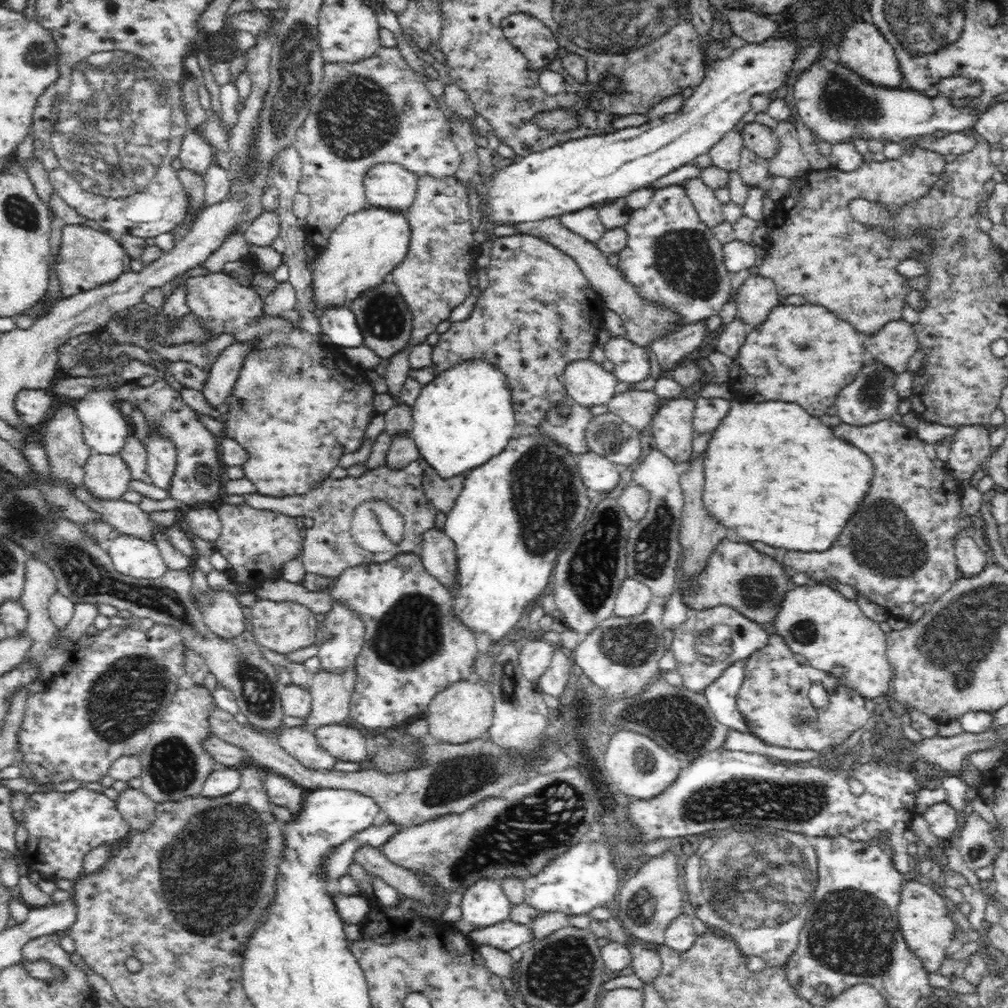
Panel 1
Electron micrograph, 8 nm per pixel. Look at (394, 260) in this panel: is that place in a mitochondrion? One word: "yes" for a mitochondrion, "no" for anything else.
no

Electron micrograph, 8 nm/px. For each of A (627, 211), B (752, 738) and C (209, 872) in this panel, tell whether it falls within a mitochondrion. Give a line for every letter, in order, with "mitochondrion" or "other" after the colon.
A: other
B: other
C: mitochondrion

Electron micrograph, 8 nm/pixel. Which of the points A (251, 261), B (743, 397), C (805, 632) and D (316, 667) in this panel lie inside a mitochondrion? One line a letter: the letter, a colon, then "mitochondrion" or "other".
A: other
B: other
C: mitochondrion
D: other

